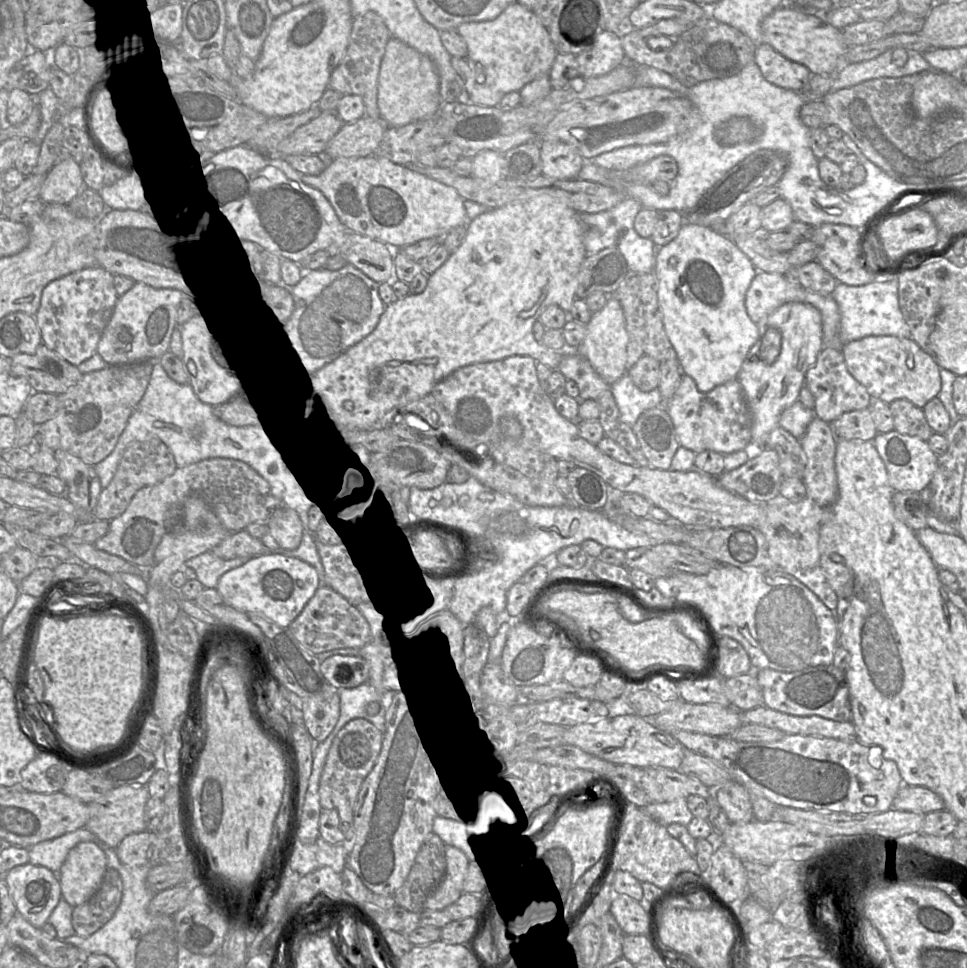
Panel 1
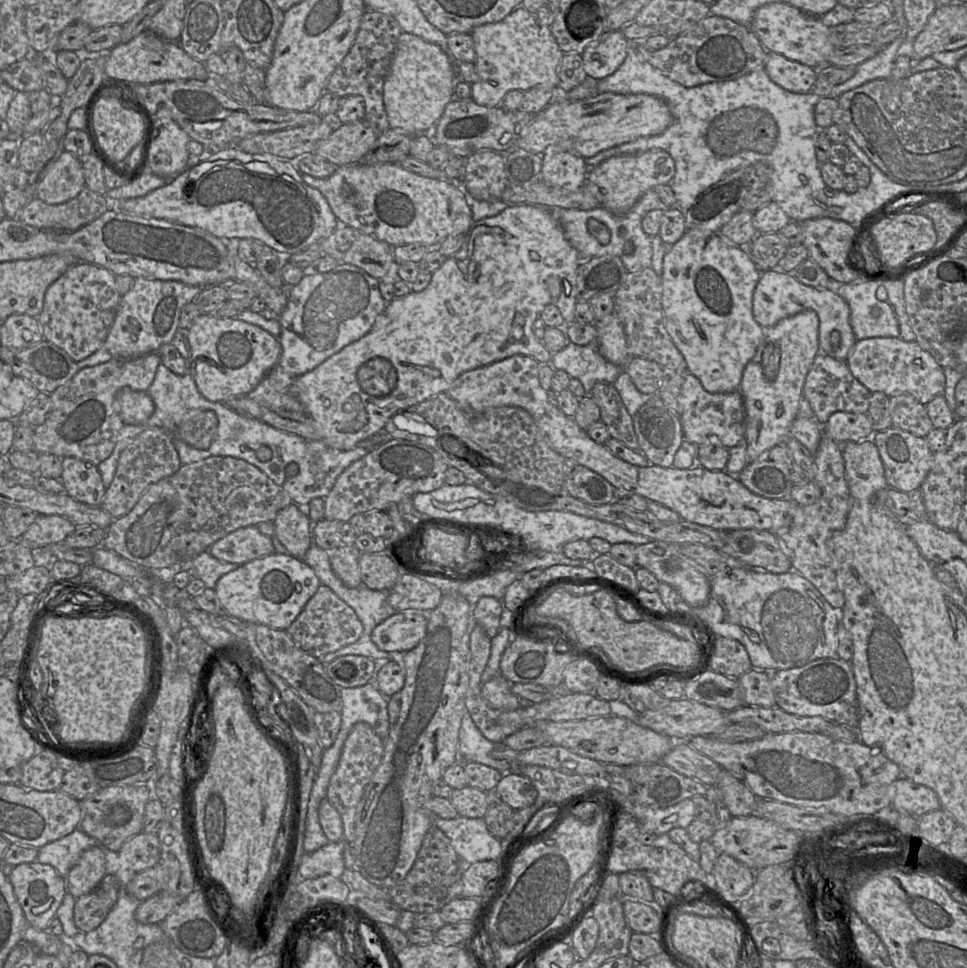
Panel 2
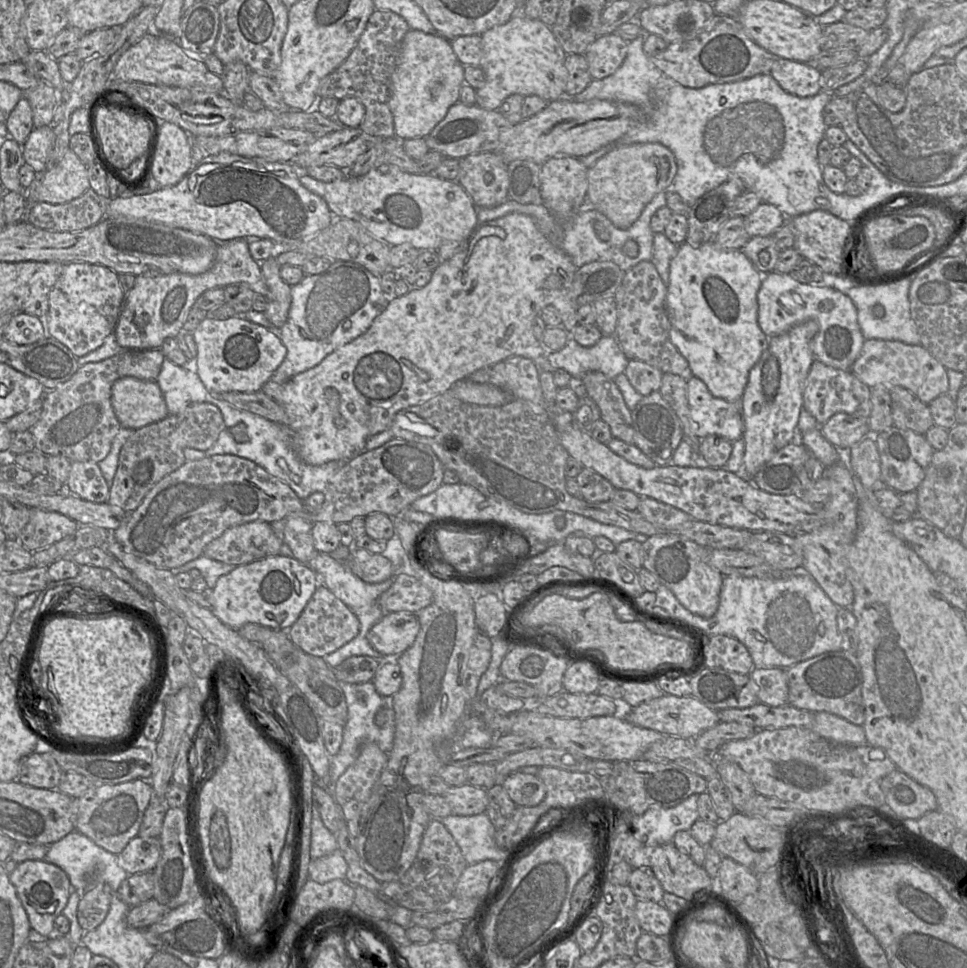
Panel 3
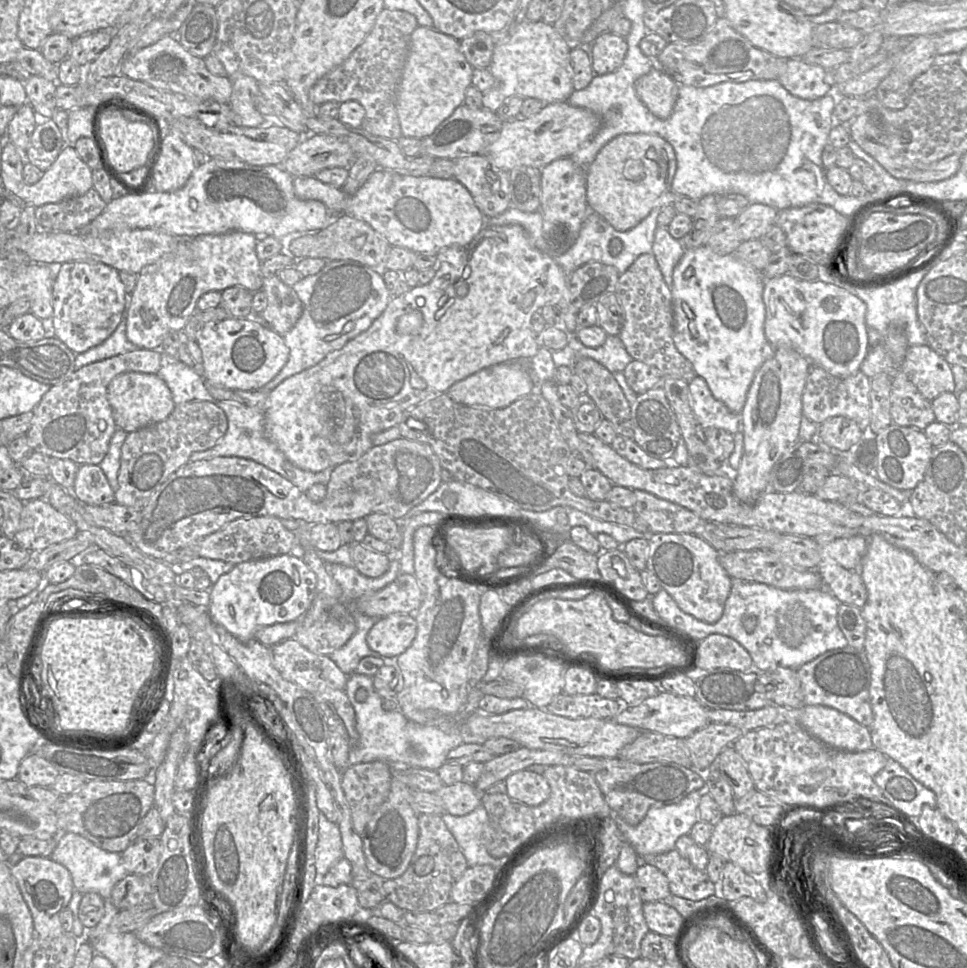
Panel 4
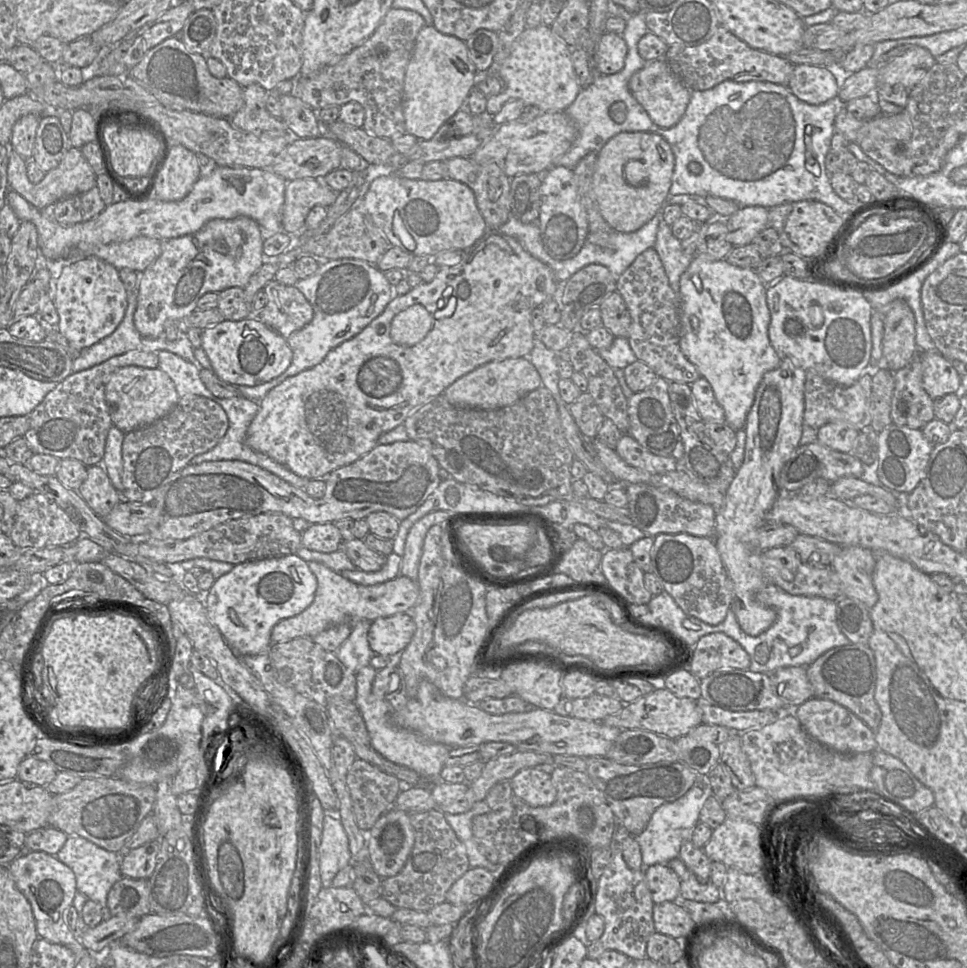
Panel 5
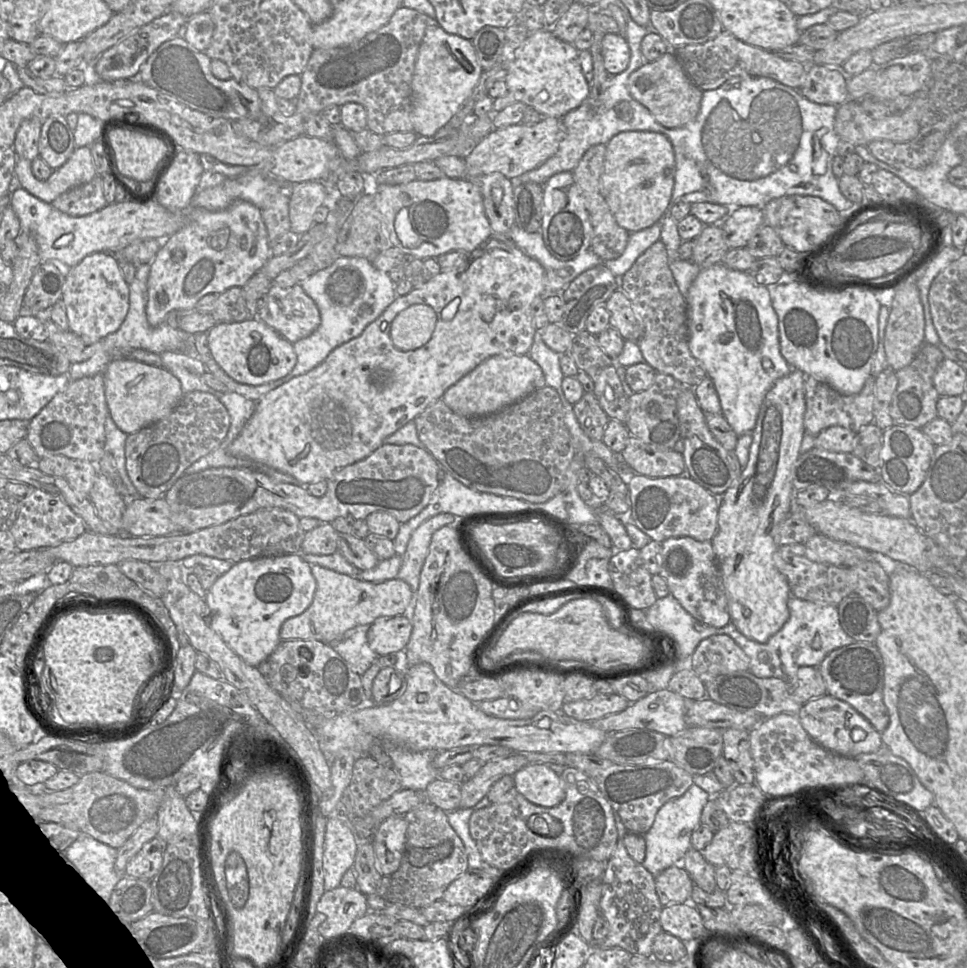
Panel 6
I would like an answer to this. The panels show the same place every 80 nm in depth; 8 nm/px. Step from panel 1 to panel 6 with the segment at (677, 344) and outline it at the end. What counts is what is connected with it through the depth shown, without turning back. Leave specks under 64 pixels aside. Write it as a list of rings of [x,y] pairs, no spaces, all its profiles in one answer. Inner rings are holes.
[[[718,263],[700,270],[689,287],[686,303],[690,352],[704,368],[707,377],[712,379],[722,414],[732,430],[738,436],[751,433],[767,392],[776,380],[789,375],[792,368],[780,352],[778,317],[772,307],[769,290],[758,284],[748,272]]]

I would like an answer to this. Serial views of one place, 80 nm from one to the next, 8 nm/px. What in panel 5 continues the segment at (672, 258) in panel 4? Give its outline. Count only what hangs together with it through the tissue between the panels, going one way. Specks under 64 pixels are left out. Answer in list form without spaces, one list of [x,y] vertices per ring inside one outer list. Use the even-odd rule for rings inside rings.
[[[663,220],[659,224],[653,248],[660,257],[671,288],[679,296],[680,277],[689,267],[693,256],[682,251],[681,241],[673,235],[671,226]]]

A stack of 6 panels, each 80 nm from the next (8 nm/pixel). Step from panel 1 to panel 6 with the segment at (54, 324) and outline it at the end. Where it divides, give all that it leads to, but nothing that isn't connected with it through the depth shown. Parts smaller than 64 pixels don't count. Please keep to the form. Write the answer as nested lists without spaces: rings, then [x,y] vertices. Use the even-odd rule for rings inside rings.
[[[96,252],[69,268],[63,284],[61,302],[69,331],[85,342],[98,342],[118,330],[129,309],[129,285],[123,278],[115,256],[112,253]]]

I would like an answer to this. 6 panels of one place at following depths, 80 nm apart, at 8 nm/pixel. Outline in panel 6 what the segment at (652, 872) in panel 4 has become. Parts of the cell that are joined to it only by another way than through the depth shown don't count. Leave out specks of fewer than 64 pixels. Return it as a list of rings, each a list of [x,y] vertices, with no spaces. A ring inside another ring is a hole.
[[[680,864],[665,869],[654,881],[662,907],[689,902],[694,883]]]

